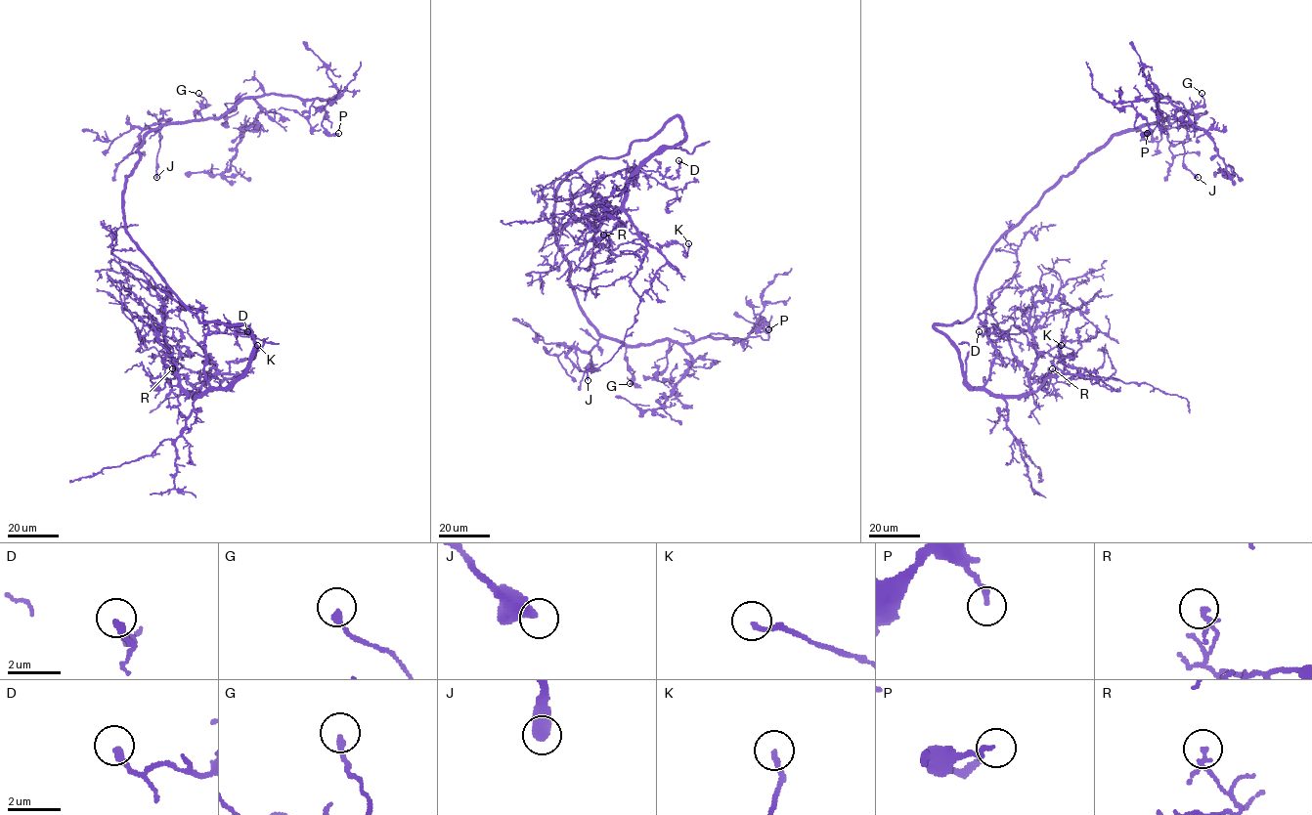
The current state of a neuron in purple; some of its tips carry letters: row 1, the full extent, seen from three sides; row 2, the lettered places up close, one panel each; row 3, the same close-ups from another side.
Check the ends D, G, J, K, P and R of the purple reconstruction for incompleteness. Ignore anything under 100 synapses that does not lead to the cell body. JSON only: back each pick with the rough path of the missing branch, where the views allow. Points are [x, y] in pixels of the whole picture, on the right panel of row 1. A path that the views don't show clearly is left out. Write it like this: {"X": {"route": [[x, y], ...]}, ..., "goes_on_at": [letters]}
{"goes_on_at": []}

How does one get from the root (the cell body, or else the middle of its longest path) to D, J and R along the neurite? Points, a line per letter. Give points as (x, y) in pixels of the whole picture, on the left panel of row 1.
D: (155, 270), (200, 322), (250, 330), (248, 368), (212, 387), (205, 334), (247, 331)
J: (155, 270), (126, 231), (123, 190), (143, 139), (166, 120), (159, 123), (156, 177)
R: (155, 270), (200, 322), (245, 324), (253, 338), (248, 368), (226, 387), (195, 396), (198, 388), (172, 368)

